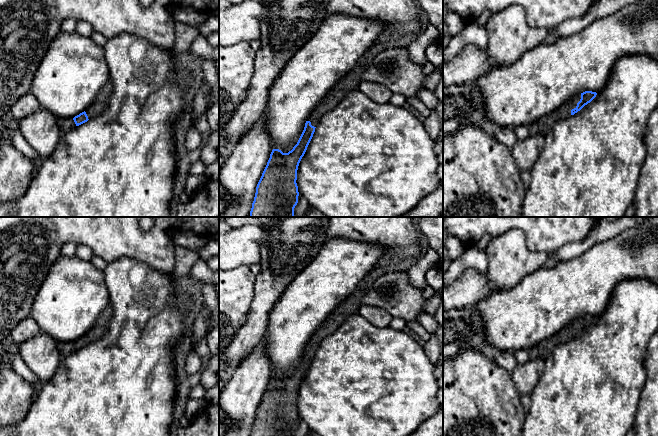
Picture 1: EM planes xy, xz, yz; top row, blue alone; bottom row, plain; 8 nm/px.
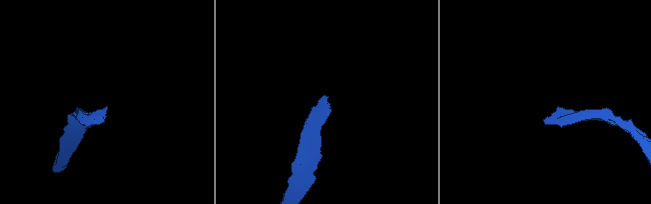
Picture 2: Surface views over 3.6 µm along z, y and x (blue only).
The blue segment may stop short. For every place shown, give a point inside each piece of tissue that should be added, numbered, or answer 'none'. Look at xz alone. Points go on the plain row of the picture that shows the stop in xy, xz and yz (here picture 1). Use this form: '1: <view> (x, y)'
1: xz (349, 306)

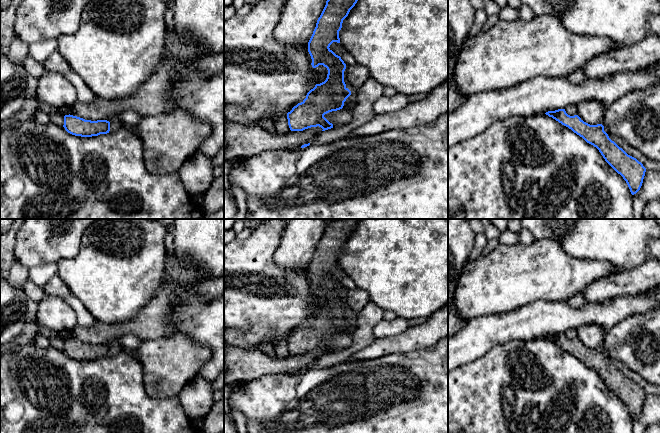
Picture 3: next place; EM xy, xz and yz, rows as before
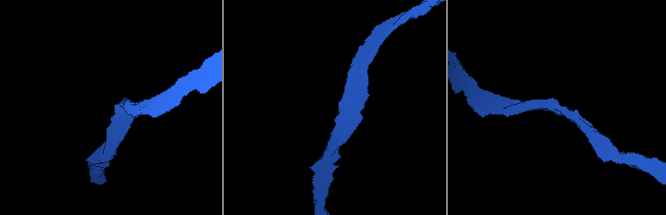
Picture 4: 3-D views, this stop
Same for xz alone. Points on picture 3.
none

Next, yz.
none

